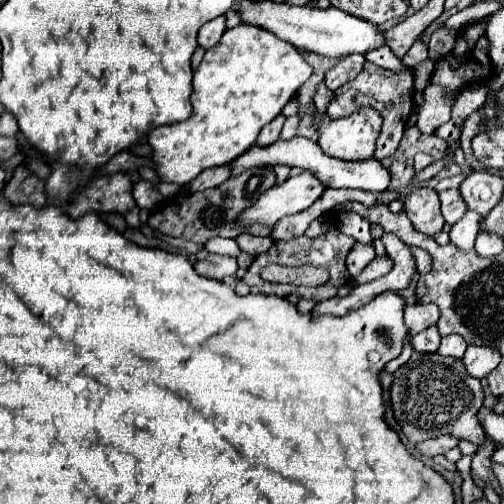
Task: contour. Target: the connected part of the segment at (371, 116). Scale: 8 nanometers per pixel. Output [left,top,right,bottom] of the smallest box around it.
[311,108,381,160]

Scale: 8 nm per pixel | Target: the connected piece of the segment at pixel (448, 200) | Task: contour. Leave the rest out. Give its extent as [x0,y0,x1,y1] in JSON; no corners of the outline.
[439,190,467,226]

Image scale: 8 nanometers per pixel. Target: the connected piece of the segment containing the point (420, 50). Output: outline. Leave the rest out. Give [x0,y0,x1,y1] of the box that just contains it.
[403,40,429,68]

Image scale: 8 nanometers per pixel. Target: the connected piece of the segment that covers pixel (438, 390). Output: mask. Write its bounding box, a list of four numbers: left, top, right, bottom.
[391,354,485,444]

